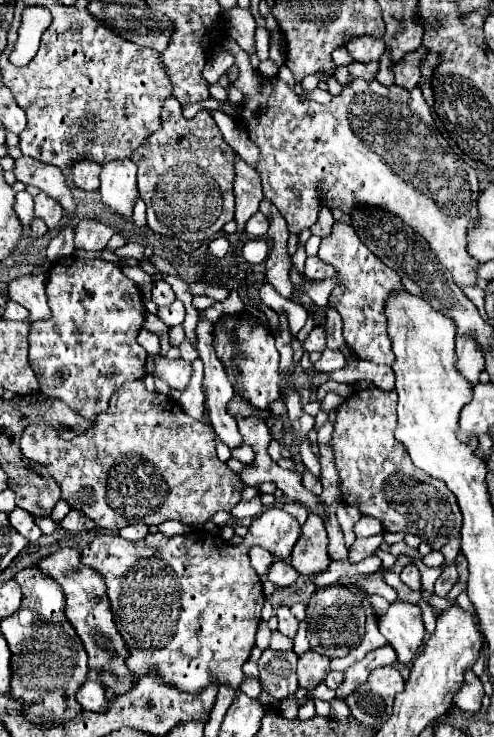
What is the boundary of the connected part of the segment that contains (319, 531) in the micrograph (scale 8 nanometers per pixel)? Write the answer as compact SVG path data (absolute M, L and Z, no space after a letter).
M310 514L306 524L302 526L302 534L296 542L296 548L290 554L292 566L300 574L318 574L328 568L328 536L324 528L324 520L316 514Z

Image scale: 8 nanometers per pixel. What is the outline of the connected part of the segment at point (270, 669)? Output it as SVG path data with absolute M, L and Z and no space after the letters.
M264 650L262 658L258 660L260 668L260 686L274 696L276 700L282 700L298 690L296 680L296 662L298 656L288 650Z

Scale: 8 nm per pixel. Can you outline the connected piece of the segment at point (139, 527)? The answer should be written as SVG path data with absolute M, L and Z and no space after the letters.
M145 524L128 525L119 530L120 536L131 541L136 541L148 534L148 526Z

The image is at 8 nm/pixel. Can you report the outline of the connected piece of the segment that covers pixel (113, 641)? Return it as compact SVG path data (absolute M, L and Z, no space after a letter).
M62 548L40 562L36 562L44 574L54 578L66 594L66 608L64 614L76 628L78 636L84 642L84 648L88 652L88 666L90 670L108 670L108 674L120 674L120 678L132 678L136 682L136 676L128 670L126 658L128 658L128 648L124 646L124 638L120 638L120 632L116 630L116 622L112 618L112 608L108 602L104 578L96 574L96 570L84 566L80 562L80 552L74 548Z

